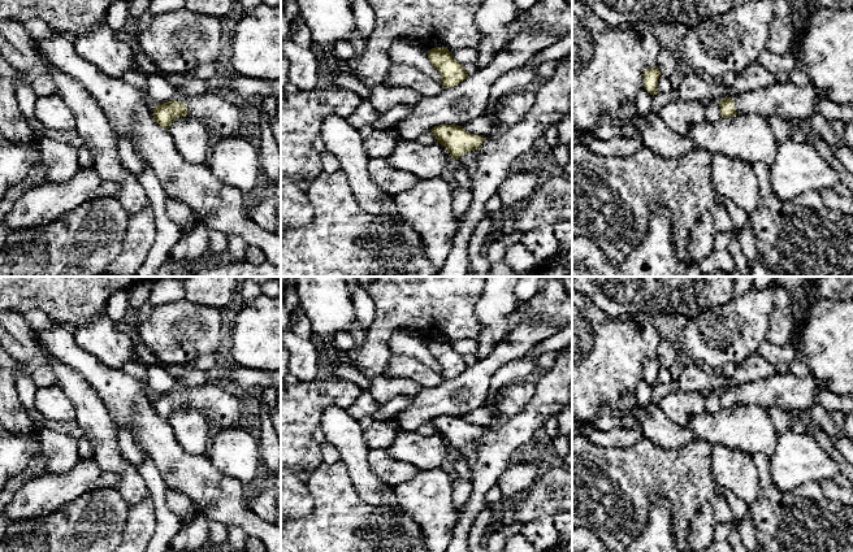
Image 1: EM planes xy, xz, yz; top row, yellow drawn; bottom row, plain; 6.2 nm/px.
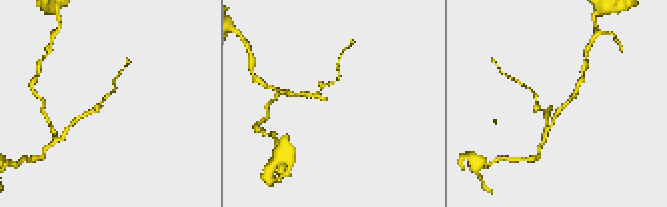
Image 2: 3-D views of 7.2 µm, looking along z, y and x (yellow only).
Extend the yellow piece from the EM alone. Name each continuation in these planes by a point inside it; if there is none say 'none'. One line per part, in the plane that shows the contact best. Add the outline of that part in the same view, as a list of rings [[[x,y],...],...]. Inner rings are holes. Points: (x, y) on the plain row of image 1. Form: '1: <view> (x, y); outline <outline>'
1: xz (488, 457); outline [[[572,344],[558,353],[550,370],[534,379],[534,395],[520,412],[485,430],[479,440],[458,449],[472,473],[472,494],[459,514],[446,552],[469,552],[469,529],[476,516],[489,505],[486,492],[498,484],[499,477],[510,466],[514,451],[531,442],[549,417],[557,417],[571,403],[571,386]]]

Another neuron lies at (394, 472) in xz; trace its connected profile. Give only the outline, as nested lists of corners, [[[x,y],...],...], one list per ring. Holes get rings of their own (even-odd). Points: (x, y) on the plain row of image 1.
[[[369,448],[368,460],[376,475],[393,486],[411,479],[419,470],[406,461],[393,458],[387,451],[382,448]]]

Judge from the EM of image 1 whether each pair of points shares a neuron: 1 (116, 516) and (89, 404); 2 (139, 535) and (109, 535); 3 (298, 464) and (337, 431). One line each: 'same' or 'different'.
1: different
2: different
3: different

